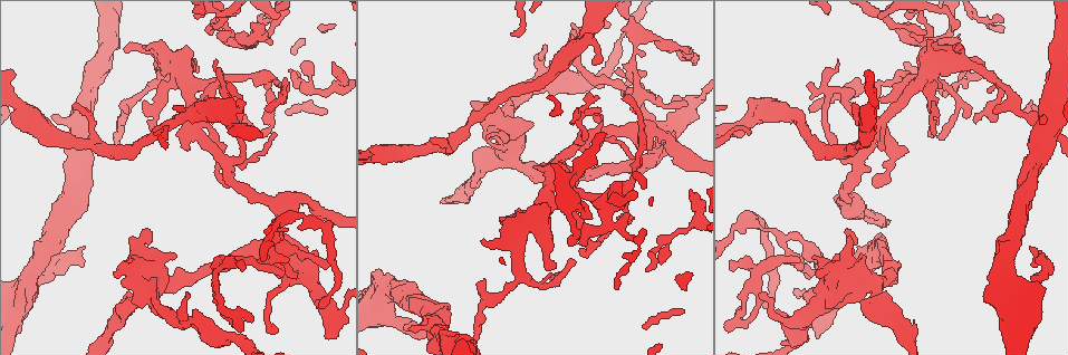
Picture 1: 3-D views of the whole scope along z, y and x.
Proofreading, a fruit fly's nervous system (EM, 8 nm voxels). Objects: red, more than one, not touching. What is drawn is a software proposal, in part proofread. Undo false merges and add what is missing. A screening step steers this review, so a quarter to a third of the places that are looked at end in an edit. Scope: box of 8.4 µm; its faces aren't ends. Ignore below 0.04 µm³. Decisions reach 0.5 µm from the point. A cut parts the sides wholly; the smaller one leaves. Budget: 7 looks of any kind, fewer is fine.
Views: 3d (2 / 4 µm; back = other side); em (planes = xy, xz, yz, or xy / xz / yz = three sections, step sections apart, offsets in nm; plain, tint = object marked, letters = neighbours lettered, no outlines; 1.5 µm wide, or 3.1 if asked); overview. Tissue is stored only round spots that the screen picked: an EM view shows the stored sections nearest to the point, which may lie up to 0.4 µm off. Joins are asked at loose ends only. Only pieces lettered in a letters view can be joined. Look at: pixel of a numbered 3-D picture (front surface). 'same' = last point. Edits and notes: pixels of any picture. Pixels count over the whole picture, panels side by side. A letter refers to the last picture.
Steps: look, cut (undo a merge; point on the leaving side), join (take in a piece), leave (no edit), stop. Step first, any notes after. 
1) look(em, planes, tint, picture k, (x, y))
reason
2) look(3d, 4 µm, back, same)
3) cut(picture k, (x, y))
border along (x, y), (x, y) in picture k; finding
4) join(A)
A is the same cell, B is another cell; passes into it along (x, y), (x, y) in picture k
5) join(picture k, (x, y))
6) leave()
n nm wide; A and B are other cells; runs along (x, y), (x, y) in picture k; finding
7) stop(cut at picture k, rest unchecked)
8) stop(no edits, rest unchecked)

look(em, xz, step 8, tint, picture 1, (53, 115))
free end

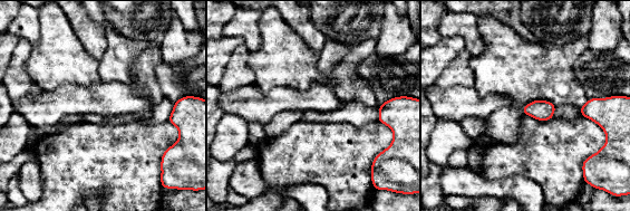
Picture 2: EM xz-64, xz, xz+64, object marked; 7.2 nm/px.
look(em, planes, letters, same)
another direction

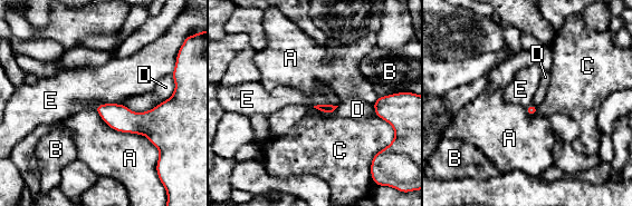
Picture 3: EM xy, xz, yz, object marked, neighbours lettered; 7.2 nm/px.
leave()
A, B, C, D and E are other cells; border along (123, 104), (98, 104), (95, 107) in picture 3; none of them fits

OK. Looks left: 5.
look(em, xz, step 8, tint, picture 1, (868, 111))
sudden change in width

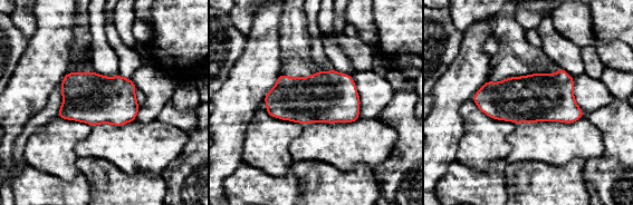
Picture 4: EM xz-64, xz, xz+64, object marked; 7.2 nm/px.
look(em, planes, letters, same)

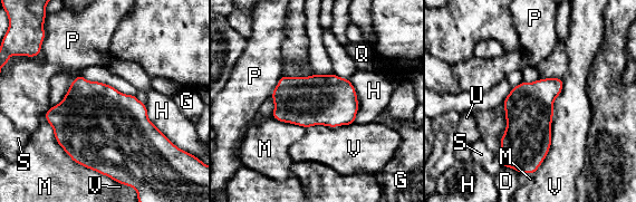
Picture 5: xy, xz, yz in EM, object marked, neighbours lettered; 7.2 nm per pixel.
leave()
D, G, H, M, P, Q, S, U and V are other cells; border along (562, 78), (551, 146), (533, 175) in picture 5; all the same cell

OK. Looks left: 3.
look(3d, 4 µm, picture 1, (934, 135))
an open end

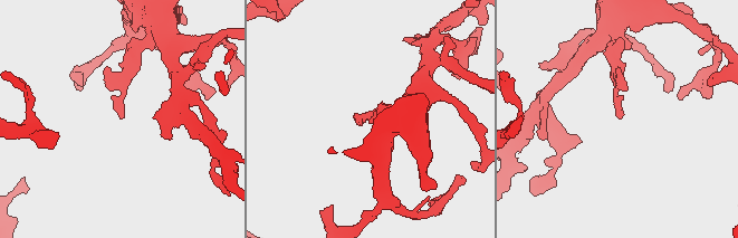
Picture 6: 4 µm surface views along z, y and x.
look(em, xy, step 4, tint, picture 6, (119, 118))
now the EM

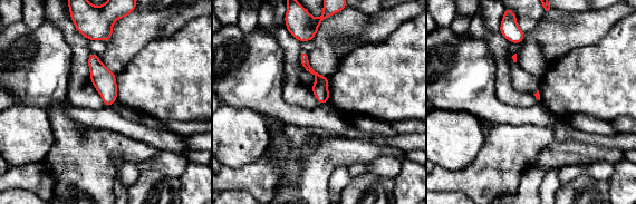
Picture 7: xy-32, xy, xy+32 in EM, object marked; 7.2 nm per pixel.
look(em, planes, letters, same)
another direction

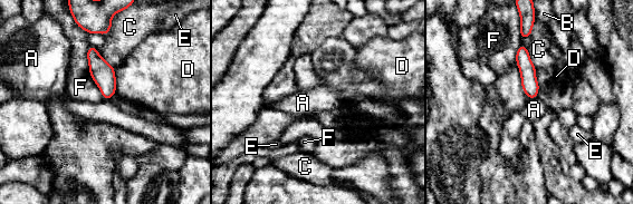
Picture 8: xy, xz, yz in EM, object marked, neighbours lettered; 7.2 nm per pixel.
leave()
A, B, C, D, E and F are other cells; border along (103, 98), (109, 99) in picture 8; no lettered piece goes on from it

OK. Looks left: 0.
stop(no edits, rest unchecked)

